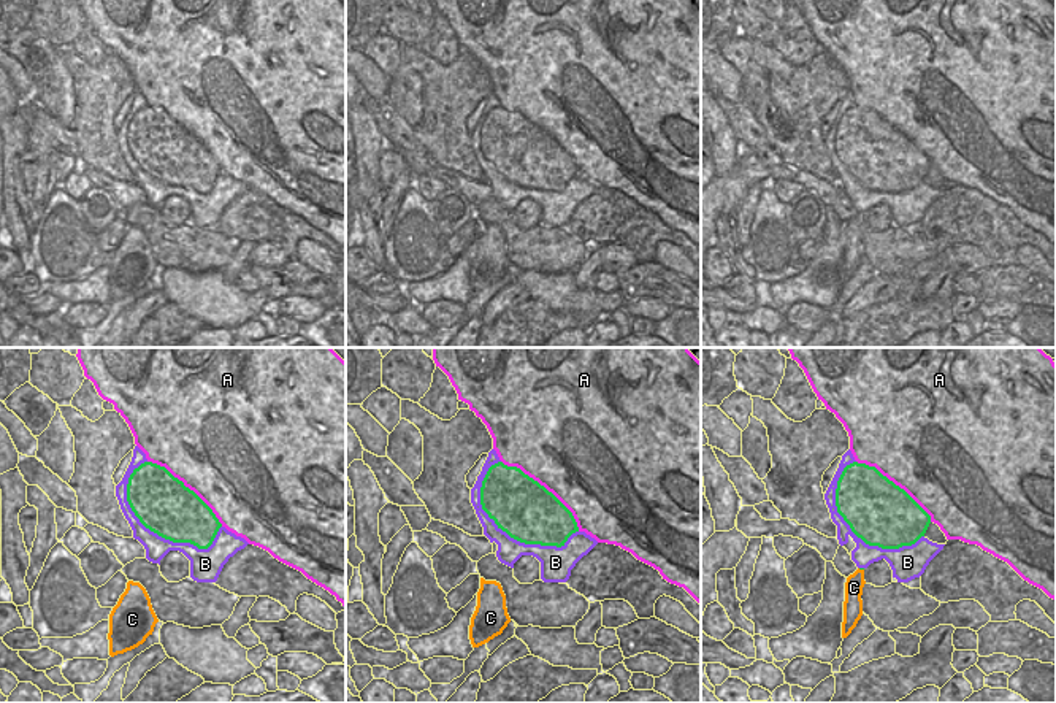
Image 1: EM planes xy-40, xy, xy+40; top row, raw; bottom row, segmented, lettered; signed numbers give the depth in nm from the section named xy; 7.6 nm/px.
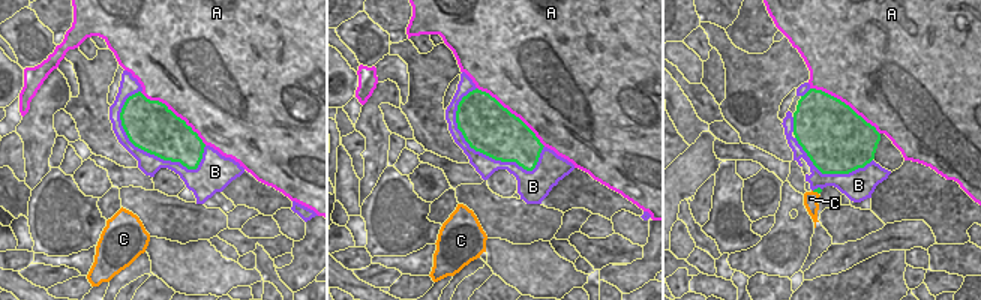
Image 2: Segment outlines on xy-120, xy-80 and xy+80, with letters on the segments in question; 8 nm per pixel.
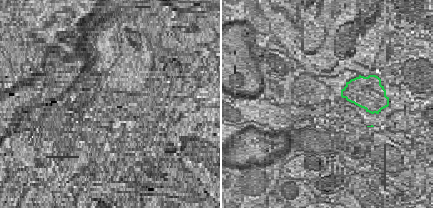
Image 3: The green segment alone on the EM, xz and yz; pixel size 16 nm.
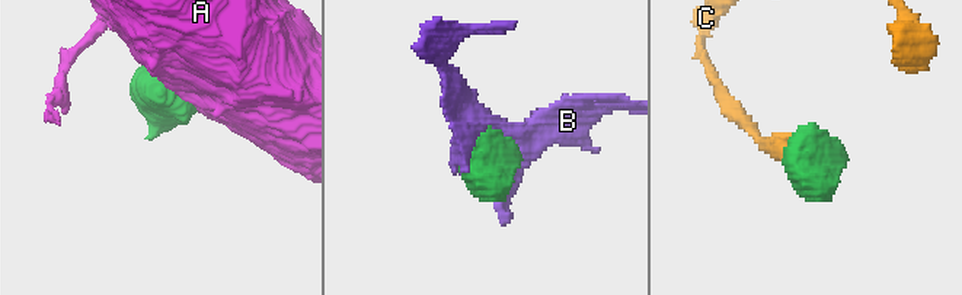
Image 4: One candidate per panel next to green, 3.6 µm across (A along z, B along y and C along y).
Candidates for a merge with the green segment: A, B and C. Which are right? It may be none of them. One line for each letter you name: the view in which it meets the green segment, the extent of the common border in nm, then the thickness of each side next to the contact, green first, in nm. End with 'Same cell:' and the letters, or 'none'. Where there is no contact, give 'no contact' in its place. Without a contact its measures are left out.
C: meets green in xy+40; contact 50 nm long; 20 nm thick on the green side, 140 nm on the other
Same cell: C

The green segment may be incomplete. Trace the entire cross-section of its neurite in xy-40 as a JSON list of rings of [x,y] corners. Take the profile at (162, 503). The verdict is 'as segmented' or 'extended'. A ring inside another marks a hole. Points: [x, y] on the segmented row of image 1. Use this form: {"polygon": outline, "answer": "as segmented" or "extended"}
{"polygon": [[[152,462],[141,463],[130,474],[127,501],[146,528],[173,543],[208,549],[222,527],[193,490]]], "answer": "as segmented"}

